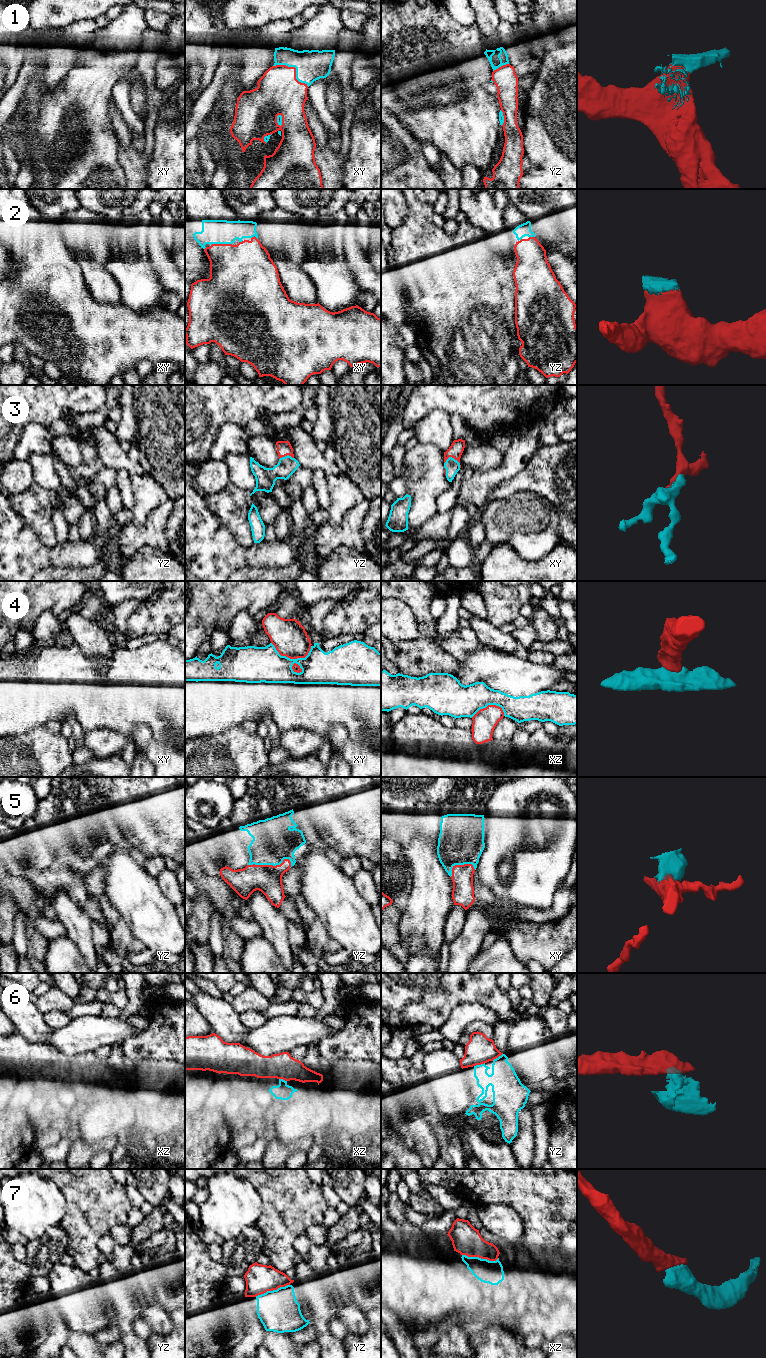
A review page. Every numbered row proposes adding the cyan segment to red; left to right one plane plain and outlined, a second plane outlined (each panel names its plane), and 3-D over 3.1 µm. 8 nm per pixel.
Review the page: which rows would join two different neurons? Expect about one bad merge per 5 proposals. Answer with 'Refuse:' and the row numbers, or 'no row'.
Refuse: 4

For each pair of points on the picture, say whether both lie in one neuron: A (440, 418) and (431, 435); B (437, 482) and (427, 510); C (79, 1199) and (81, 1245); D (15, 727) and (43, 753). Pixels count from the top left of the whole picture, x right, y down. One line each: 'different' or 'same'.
A: same
B: same
C: same
D: different

